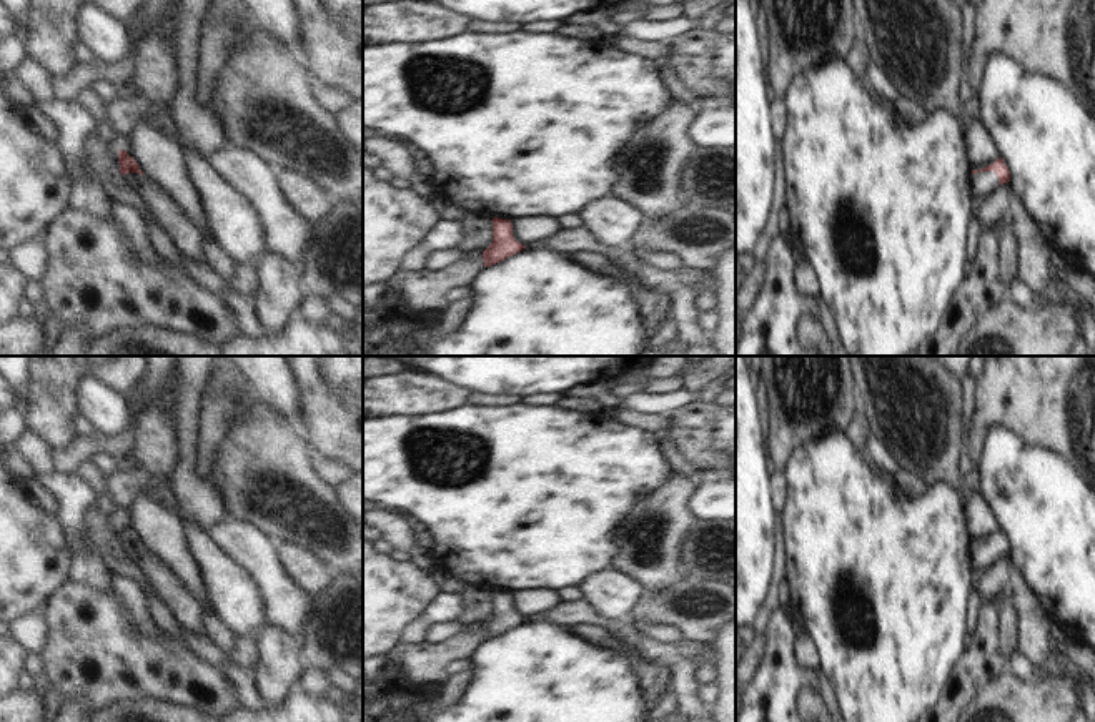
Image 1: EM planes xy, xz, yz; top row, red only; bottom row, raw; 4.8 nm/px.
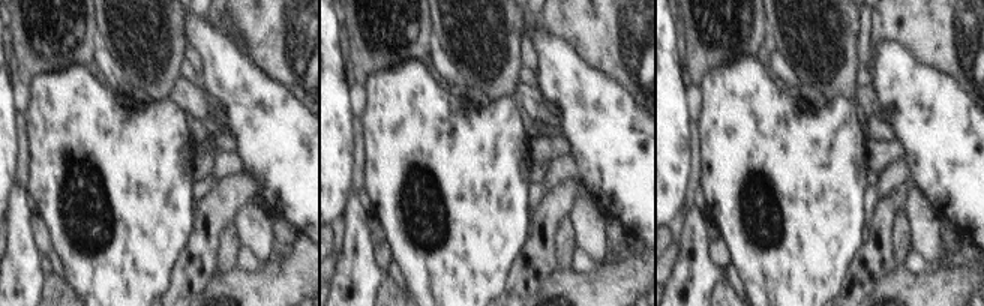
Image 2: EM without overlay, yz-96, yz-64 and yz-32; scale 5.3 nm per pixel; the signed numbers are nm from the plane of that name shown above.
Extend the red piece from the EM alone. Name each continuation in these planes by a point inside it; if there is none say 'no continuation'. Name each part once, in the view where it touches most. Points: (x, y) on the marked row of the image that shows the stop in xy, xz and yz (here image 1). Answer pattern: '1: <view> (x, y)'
1: yz (984, 183)

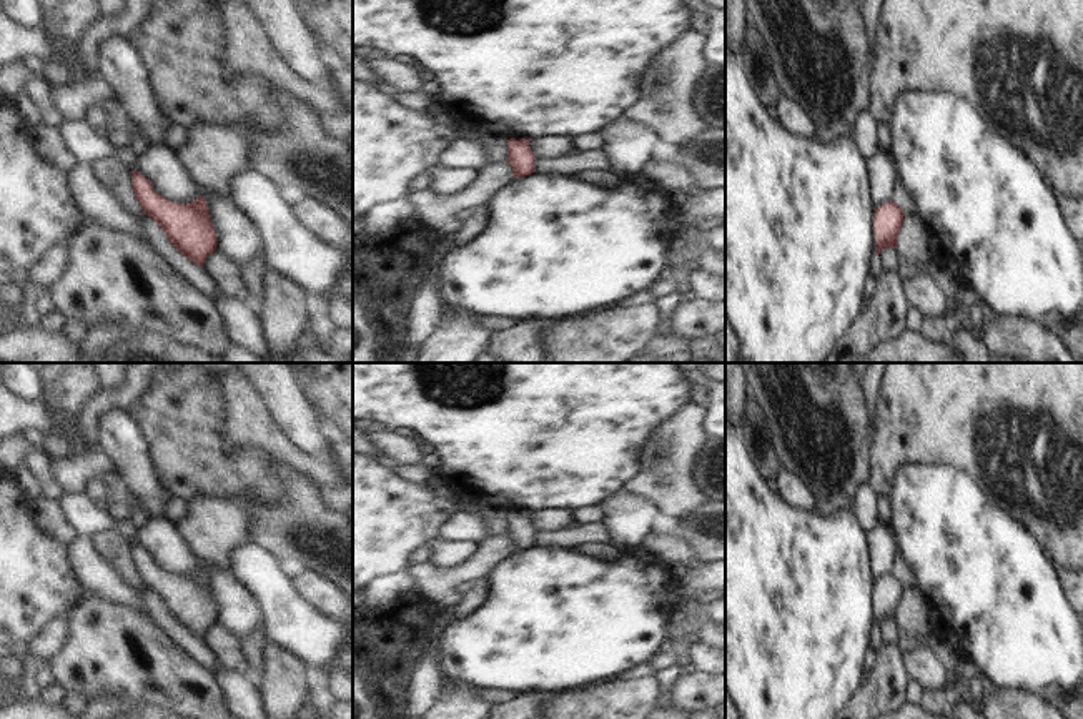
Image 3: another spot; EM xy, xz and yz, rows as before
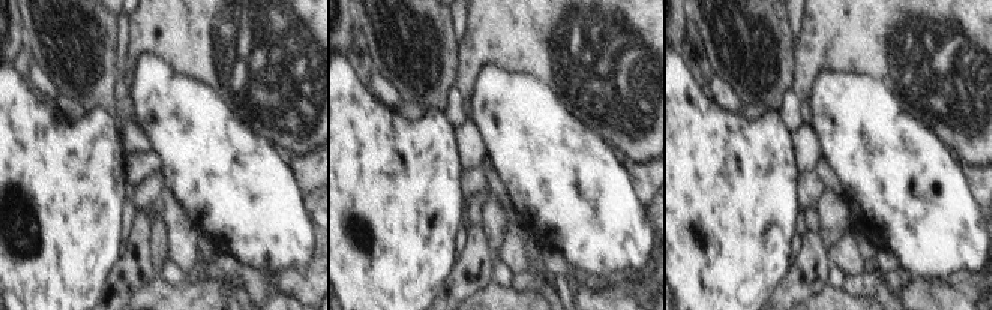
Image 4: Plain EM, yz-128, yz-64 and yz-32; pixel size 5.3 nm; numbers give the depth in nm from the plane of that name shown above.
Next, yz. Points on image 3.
no continuation

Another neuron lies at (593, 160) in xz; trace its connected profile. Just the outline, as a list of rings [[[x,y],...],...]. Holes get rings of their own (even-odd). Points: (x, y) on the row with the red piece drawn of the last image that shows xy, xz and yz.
[[[601,150],[571,151],[559,158],[539,158],[534,161],[536,175],[574,176],[581,171],[609,171],[609,163]]]

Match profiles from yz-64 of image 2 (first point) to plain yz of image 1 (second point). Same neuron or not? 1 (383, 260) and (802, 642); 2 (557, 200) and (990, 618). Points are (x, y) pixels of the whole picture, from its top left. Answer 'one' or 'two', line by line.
1: one
2: one

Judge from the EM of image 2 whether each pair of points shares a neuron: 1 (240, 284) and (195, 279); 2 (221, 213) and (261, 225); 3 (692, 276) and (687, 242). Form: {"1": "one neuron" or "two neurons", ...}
{"1": "two neurons", "2": "two neurons", "3": "one neuron"}

